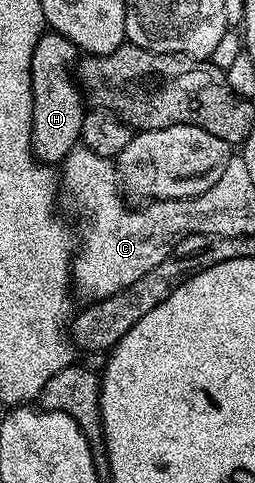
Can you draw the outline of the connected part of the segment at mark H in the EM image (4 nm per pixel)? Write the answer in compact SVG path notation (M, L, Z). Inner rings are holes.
M45 33L40 36L38 45L34 45L34 53L32 54L32 60L30 61L30 69L32 70L32 151L36 154L36 158L42 163L49 165L63 164L64 158L73 151L75 147L80 143L80 134L82 133L82 121L86 114L86 100L78 86L77 80L74 78L73 68L68 68L68 63L75 64L78 59L77 47L71 43L65 36L57 35L55 33Z

